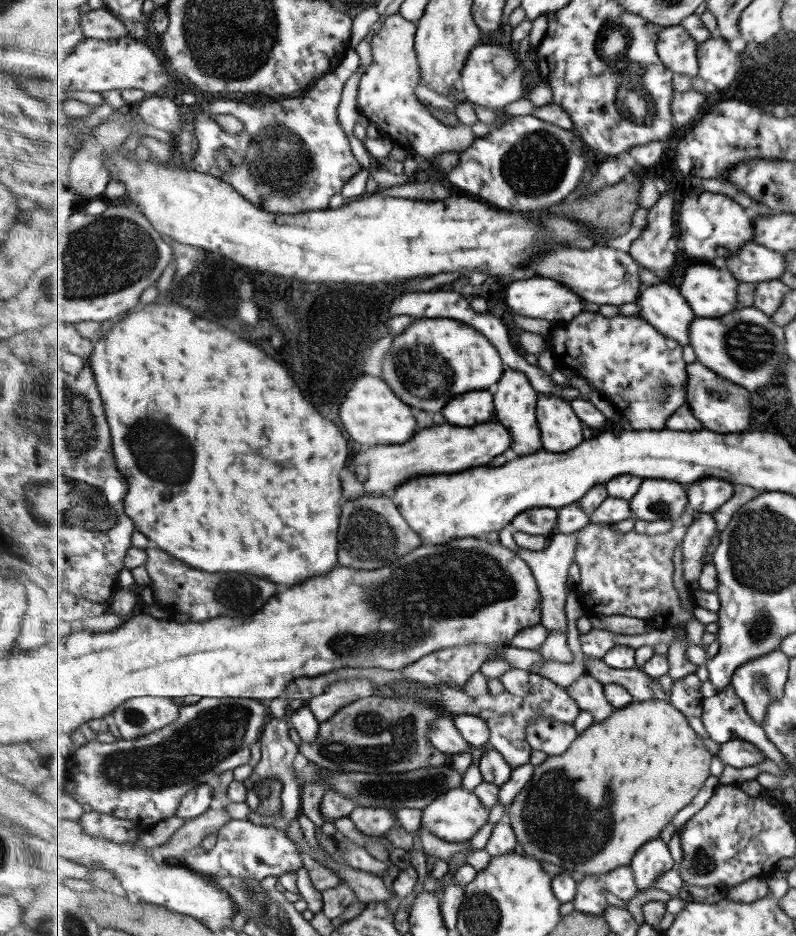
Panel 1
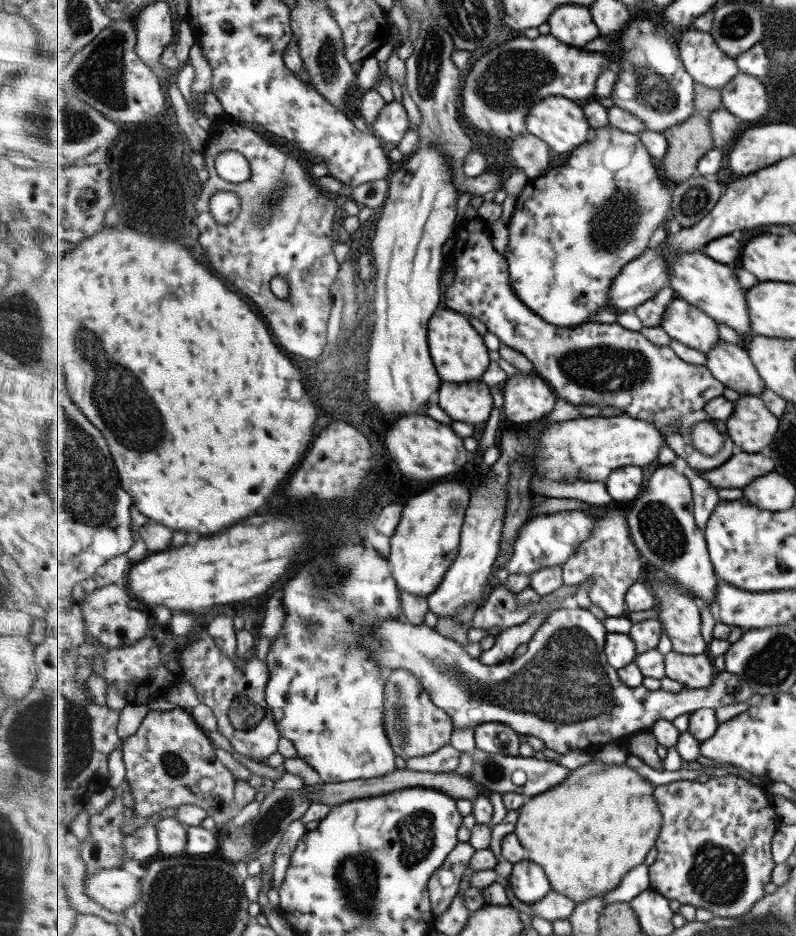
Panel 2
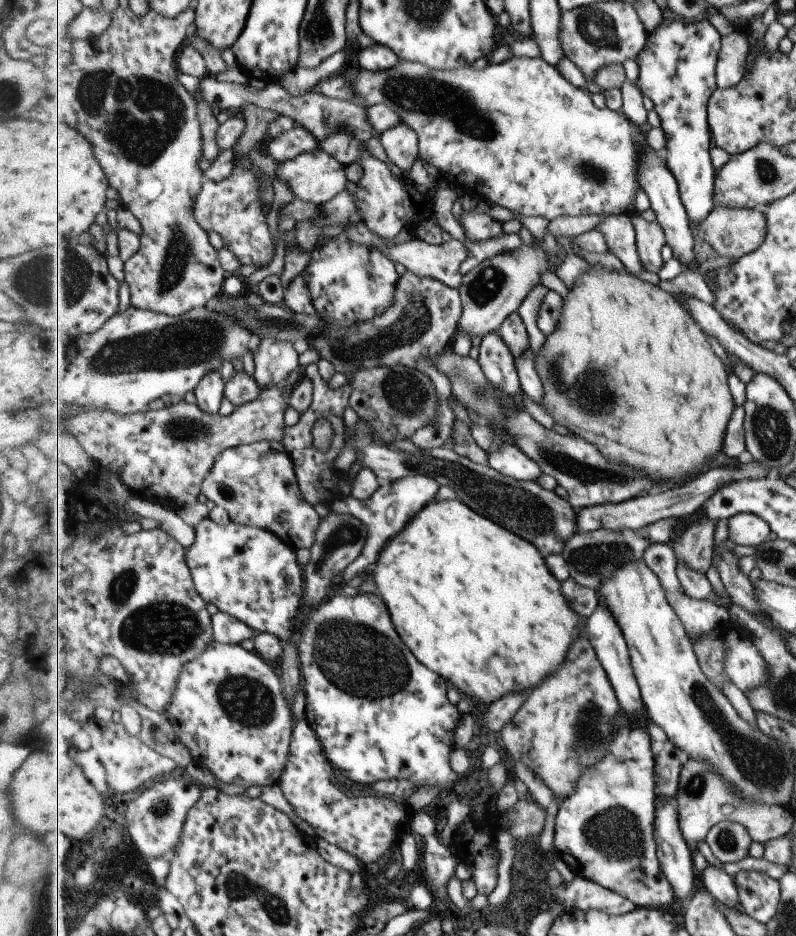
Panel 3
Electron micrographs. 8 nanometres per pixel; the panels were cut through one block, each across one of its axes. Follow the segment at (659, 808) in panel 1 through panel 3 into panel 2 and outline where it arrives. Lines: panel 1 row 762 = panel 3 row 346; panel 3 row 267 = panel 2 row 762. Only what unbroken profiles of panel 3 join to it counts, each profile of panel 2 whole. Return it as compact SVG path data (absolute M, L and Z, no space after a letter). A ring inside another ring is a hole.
M591 761L571 772L563 784L532 797L519 809L515 834L527 849L528 858L543 866L553 891L577 903L615 890L628 872L646 862L663 830L663 812L655 800L657 785L625 765Z

